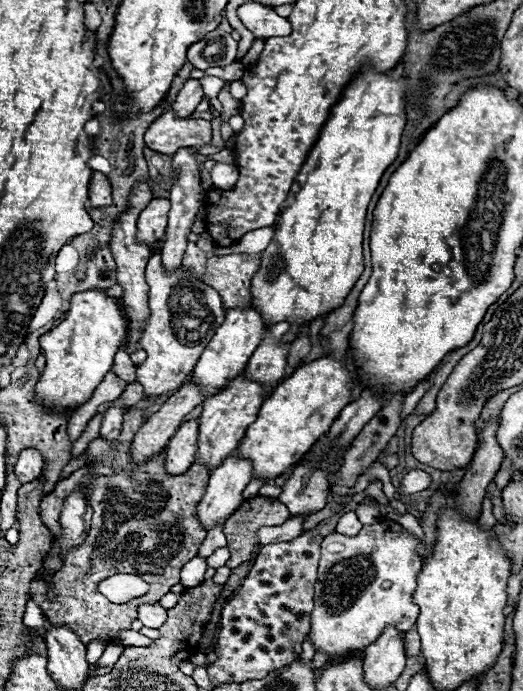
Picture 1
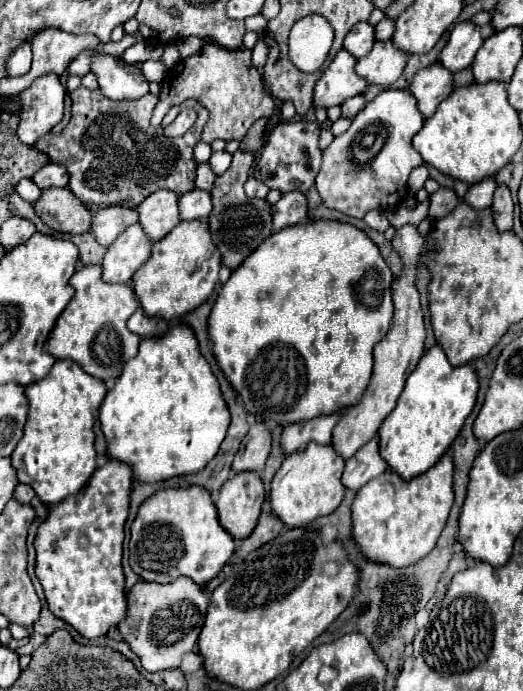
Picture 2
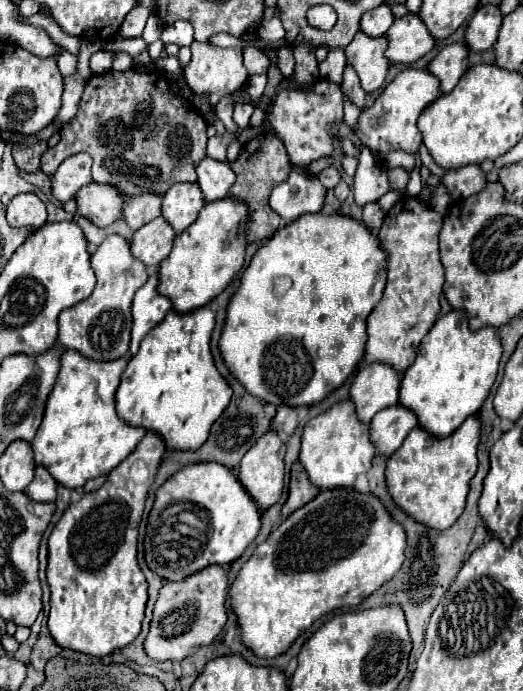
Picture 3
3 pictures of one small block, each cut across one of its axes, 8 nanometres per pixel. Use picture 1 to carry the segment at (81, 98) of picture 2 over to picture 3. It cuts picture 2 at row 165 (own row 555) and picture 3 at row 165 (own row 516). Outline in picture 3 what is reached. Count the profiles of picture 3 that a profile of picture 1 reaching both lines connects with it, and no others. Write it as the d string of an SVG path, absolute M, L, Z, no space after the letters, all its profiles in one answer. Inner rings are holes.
M130 68L128 72L108 70L88 80L78 104L78 112L70 120L70 124L64 126L60 142L42 154L42 172L52 176L56 168L62 164L62 160L78 152L88 152L94 160L92 182L110 184L122 196L136 196L146 192L164 194L176 182L196 182L196 166L200 164L200 160L206 158L206 128L208 124L202 118L202 114L194 110L190 102L172 94L168 90L168 78L158 70L144 74L140 74L140 70L134 68ZM160 114L168 114L170 122L162 130L156 130L156 120Z

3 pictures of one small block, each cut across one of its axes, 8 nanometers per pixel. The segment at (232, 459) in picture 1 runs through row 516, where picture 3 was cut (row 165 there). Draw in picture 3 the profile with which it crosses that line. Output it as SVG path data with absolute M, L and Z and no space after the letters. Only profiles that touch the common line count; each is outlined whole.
M204 158L204 162L200 162L196 172L198 172L198 186L202 190L204 202L226 198L232 182L236 180L228 162L216 162L212 158Z

